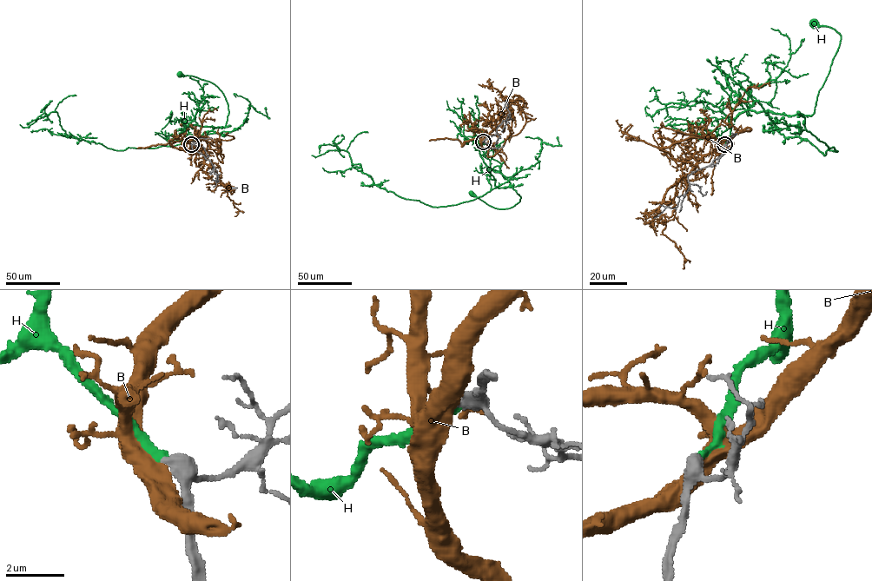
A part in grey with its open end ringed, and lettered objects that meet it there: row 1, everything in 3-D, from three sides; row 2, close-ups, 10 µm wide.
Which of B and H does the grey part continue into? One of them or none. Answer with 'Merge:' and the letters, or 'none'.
Merge: H

